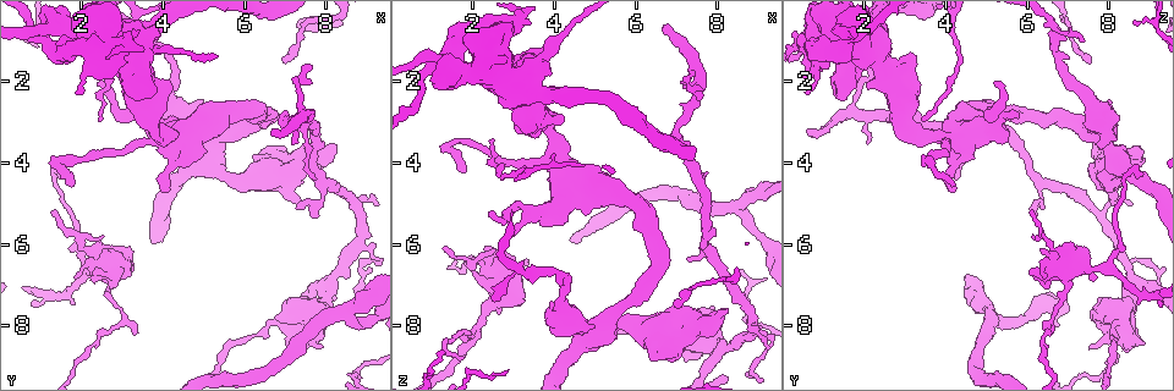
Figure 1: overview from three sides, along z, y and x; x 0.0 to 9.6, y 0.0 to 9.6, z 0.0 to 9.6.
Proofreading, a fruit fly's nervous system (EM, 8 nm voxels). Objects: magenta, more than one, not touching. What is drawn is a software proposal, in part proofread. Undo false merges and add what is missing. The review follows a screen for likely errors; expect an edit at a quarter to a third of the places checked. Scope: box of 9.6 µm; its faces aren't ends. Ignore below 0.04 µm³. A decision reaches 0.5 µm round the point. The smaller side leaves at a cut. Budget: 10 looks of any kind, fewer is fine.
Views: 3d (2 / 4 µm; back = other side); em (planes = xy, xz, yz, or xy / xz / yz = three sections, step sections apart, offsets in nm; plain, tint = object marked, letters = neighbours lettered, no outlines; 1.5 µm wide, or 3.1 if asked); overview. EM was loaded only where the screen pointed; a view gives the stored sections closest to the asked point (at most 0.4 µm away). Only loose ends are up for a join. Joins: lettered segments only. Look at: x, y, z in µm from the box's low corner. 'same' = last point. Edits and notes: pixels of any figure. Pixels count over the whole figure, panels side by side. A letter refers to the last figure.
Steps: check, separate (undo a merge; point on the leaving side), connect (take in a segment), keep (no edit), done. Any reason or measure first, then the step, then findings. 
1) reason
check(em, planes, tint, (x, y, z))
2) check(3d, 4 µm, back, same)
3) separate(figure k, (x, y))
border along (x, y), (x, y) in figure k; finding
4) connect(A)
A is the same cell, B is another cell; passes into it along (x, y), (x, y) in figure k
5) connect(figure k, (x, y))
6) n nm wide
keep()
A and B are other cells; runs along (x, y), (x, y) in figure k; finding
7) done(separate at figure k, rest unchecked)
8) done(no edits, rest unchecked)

branch stops here
check(em, xy, step 8, tint, (3.05, 1.65, 0.80))

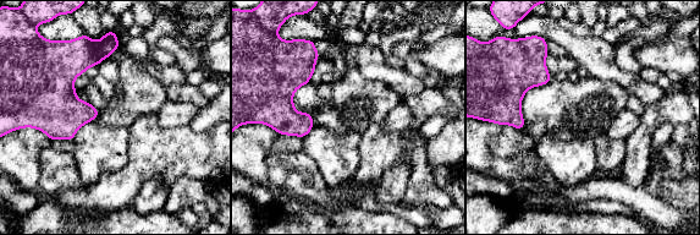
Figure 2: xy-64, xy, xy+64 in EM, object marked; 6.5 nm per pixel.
check(em, yz, step 8, letters, same)

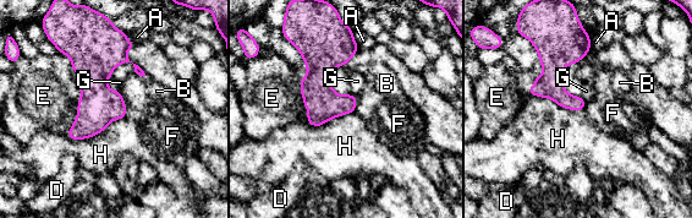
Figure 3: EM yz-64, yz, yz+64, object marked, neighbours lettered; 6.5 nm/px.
keep()
A, B, D, E, F, G and H are other cells; border along (119, 91), (125, 104), (126, 116) in figure 3; no lettered segment goes on from it

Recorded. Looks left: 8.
narrows sharply
check(em, xz, step 8, letters, (7.20, 2.90, 2.75))

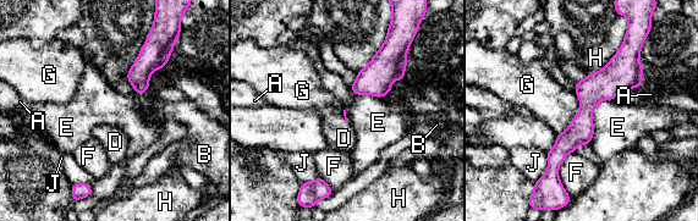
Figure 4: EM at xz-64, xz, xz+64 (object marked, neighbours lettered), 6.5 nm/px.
another direction
check(em, planes, letters, same)

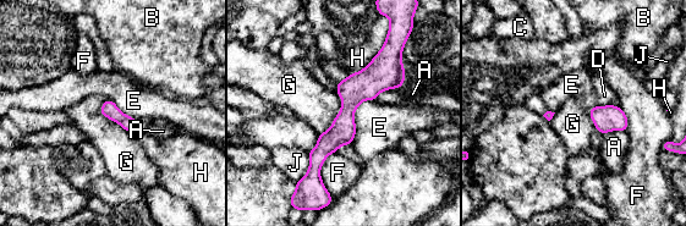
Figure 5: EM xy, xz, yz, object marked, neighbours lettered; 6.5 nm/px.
keep()
A, B, C, D, E, F, G, H and J are other cells; all the same neuron

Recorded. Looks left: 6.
free end
check(3d, 4 µm, (6.80, 3.25, 0.65))

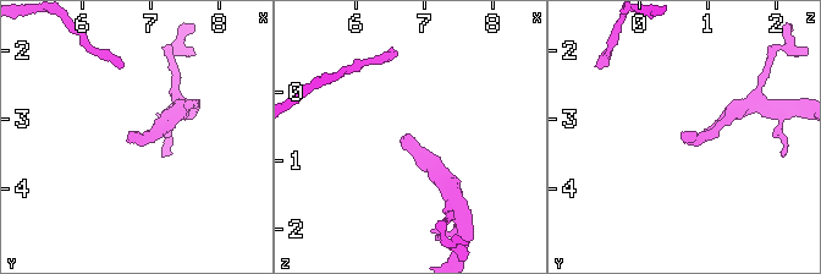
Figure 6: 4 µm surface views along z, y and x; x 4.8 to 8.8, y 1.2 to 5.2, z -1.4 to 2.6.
check(em, planes, plain, (6.80, 3.15, 0.60))

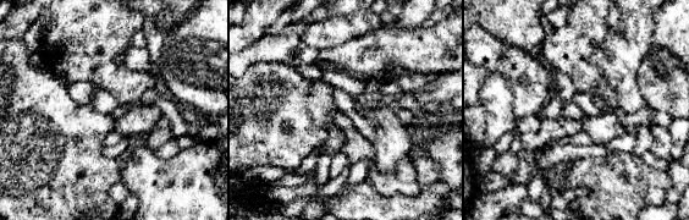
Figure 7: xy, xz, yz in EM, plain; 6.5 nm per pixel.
check(em, planes, letters, same)

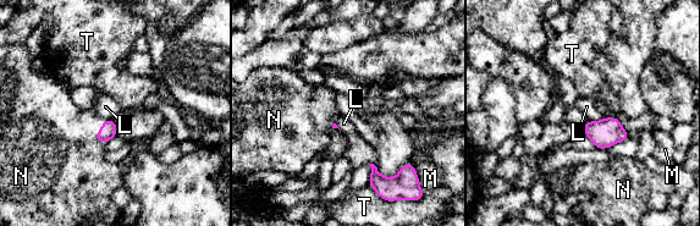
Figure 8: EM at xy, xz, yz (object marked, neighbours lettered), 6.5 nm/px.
N touches over 170 nm
connect(N)
N is the same cell, L, M and T are other cells; it goes on there

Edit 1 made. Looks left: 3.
done(connect at figure 8, rest unchecked)

